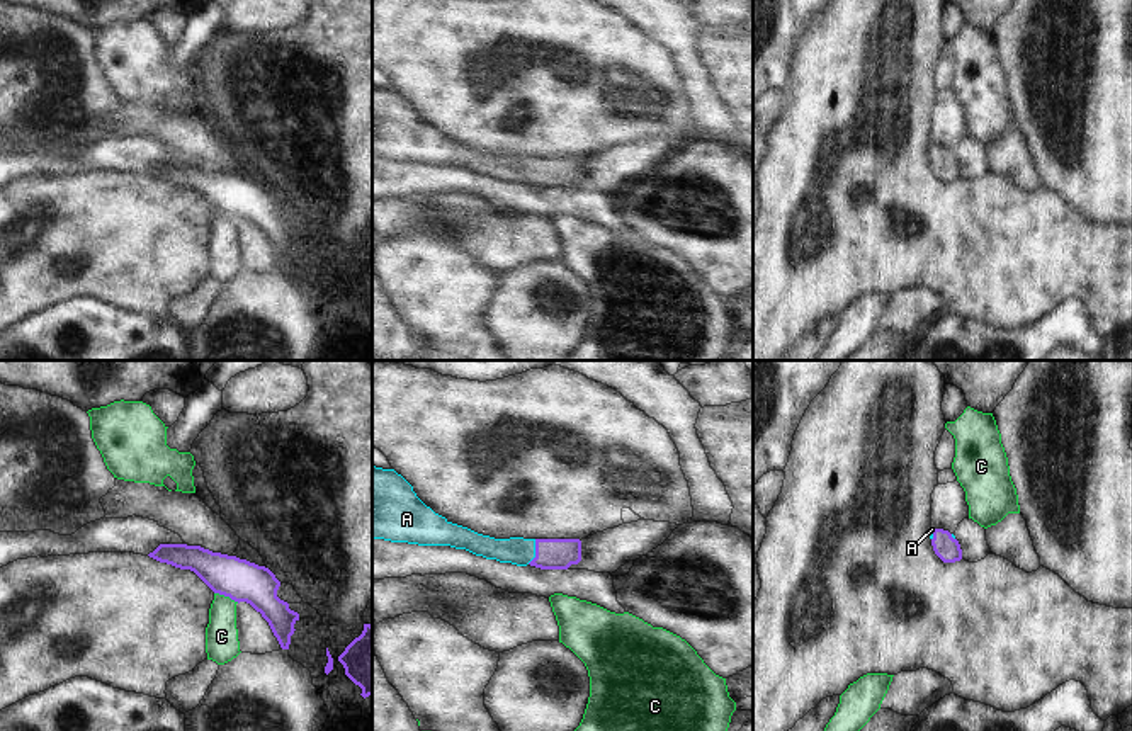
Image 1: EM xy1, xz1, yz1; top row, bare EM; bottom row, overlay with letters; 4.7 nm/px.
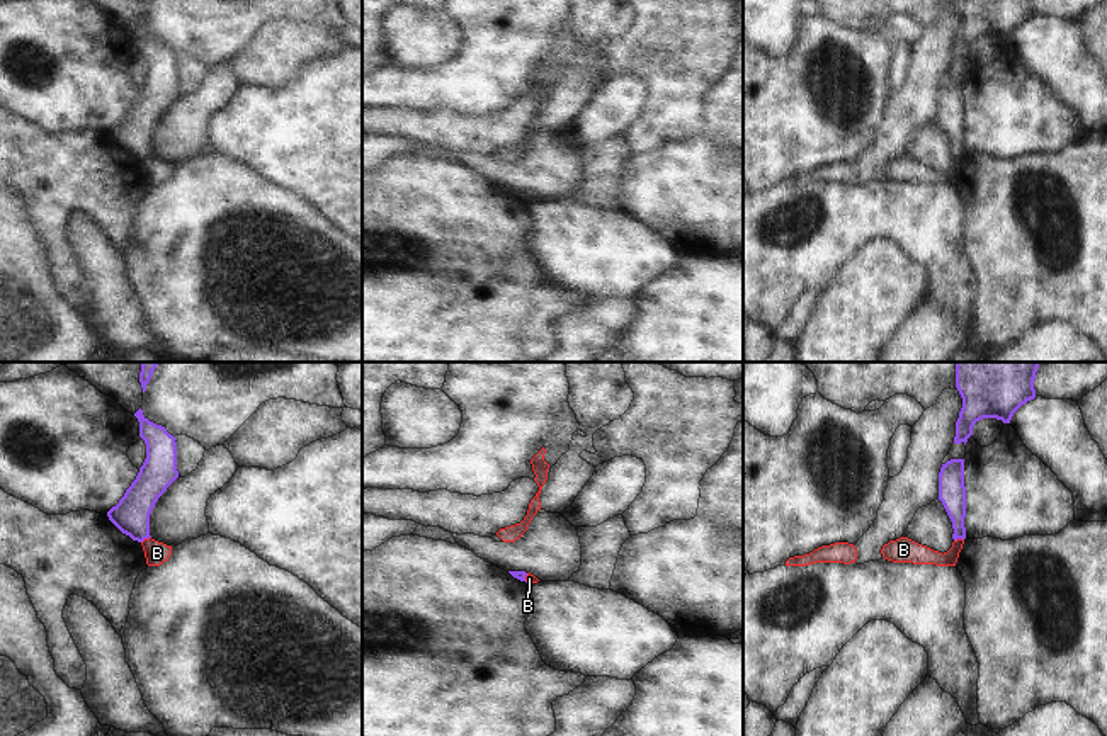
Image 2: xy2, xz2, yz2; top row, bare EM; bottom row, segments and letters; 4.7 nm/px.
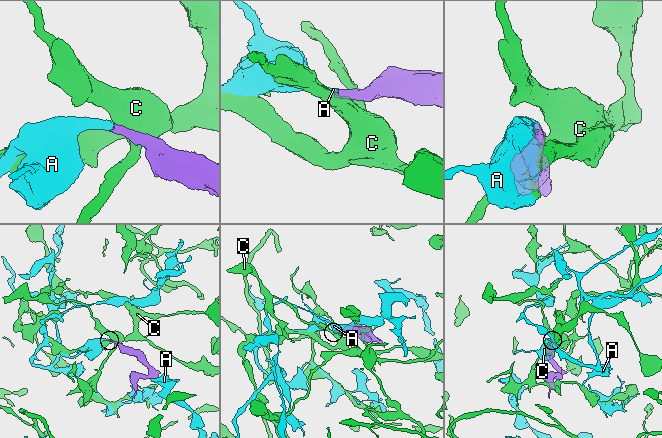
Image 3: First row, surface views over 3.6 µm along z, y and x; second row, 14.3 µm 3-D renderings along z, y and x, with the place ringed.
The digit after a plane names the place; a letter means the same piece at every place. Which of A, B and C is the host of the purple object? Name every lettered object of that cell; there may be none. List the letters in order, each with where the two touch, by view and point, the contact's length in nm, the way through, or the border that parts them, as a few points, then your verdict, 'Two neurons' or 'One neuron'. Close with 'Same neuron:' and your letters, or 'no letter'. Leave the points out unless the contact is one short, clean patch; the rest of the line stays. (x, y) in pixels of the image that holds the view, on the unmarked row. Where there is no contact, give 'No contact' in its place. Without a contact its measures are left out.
A: Touches purple at xz1 (536, 170). Shared border 130 nm. Path across: xz1 (549, 172), (536, 170), (519, 170). One neuron
B: Touches purple at xy2 (145, 157). Shared border 60 nm. Boundary: xy2 (150, 155), (141, 162). Two neurons
C: Touches purple at xy1 (226, 215). Shared border 130 nm. Boundary: xy1 (215, 211), (238, 221). Two neurons
Same neuron: A

